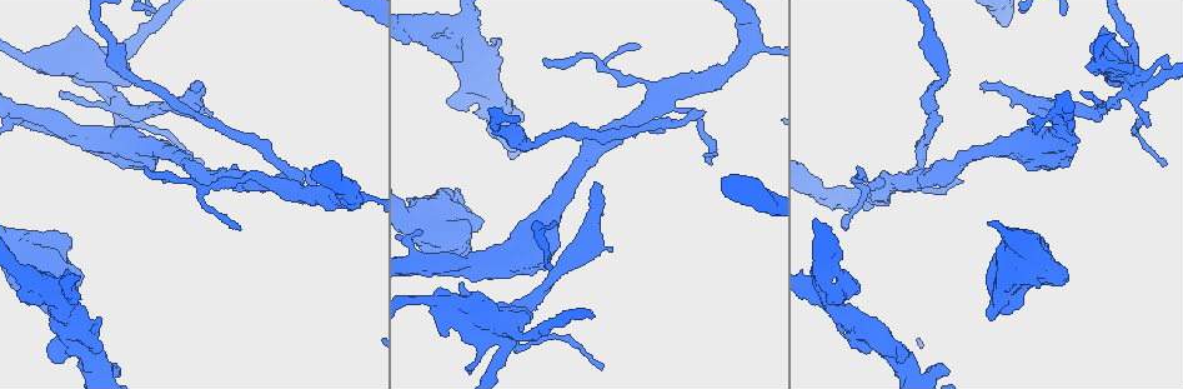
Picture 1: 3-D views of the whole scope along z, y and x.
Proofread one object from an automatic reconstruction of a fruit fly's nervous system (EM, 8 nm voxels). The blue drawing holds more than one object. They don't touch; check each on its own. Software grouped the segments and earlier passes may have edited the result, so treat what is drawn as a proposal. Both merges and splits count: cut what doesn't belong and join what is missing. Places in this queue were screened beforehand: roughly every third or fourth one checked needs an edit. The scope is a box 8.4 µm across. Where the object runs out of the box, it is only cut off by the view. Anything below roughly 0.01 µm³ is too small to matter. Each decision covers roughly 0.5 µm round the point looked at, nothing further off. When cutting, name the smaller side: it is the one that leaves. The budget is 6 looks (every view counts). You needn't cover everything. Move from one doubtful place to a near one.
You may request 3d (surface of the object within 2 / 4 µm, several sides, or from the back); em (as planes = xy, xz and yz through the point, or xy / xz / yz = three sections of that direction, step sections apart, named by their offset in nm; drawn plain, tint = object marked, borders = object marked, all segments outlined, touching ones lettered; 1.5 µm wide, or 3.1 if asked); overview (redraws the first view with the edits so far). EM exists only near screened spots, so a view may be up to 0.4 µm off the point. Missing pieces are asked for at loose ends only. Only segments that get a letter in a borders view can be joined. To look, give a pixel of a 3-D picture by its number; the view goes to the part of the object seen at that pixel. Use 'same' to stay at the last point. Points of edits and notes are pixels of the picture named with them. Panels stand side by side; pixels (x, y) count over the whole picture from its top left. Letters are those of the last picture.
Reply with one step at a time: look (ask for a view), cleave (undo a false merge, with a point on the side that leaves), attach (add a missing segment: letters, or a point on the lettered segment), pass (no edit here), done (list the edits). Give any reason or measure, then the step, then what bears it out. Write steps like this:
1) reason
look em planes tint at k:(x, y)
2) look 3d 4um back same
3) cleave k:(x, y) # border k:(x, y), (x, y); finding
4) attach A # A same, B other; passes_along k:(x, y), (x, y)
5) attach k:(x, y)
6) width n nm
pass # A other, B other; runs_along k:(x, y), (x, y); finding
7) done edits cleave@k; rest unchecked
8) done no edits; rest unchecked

abrupt turn
look 3d 4um at 1:(498, 334)

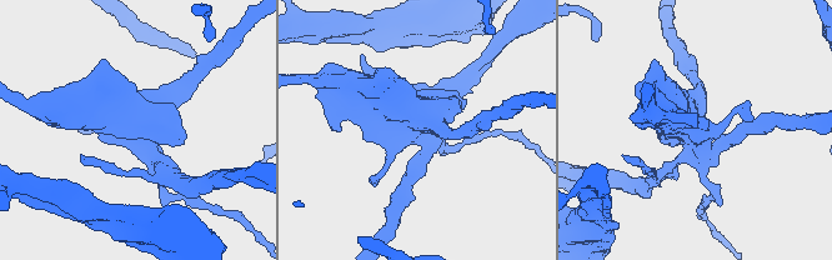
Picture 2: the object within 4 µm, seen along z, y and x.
look em yz step 8 borders at 2:(419, 127)

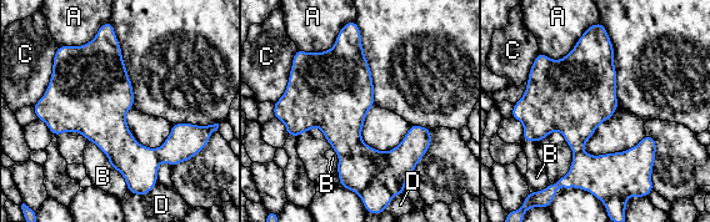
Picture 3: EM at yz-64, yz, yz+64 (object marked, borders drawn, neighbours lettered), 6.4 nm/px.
cleave 3:(395, 167) # A other, B other, C other, D other; border 3:(385, 152), (375, 159), (339, 155); two cells meet here

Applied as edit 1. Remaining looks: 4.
thick end
look 3d 4um at 1:(1067, 281)

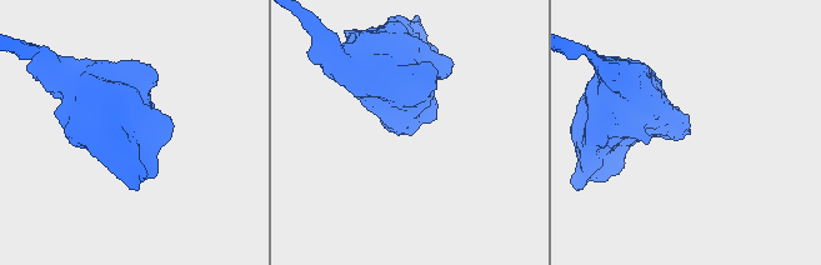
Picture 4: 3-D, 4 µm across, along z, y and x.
look em yz step 8 tint at 4:(688, 130)

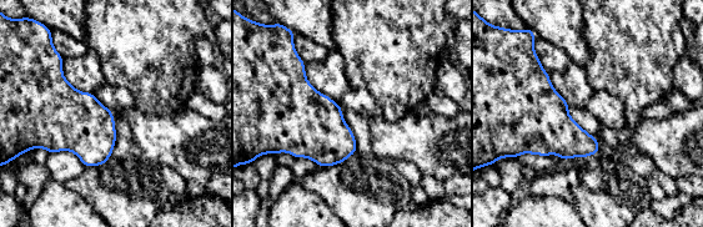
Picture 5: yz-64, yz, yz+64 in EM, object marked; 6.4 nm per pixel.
look em planes borders same

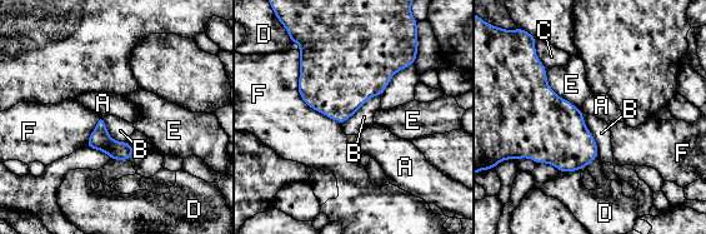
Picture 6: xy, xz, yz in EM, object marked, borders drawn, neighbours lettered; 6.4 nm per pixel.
pass # A other, B other, C other, D other, E other, F other; no lettered segment goes on from it

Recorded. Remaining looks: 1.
done edits cleave@3; rest unchecked

